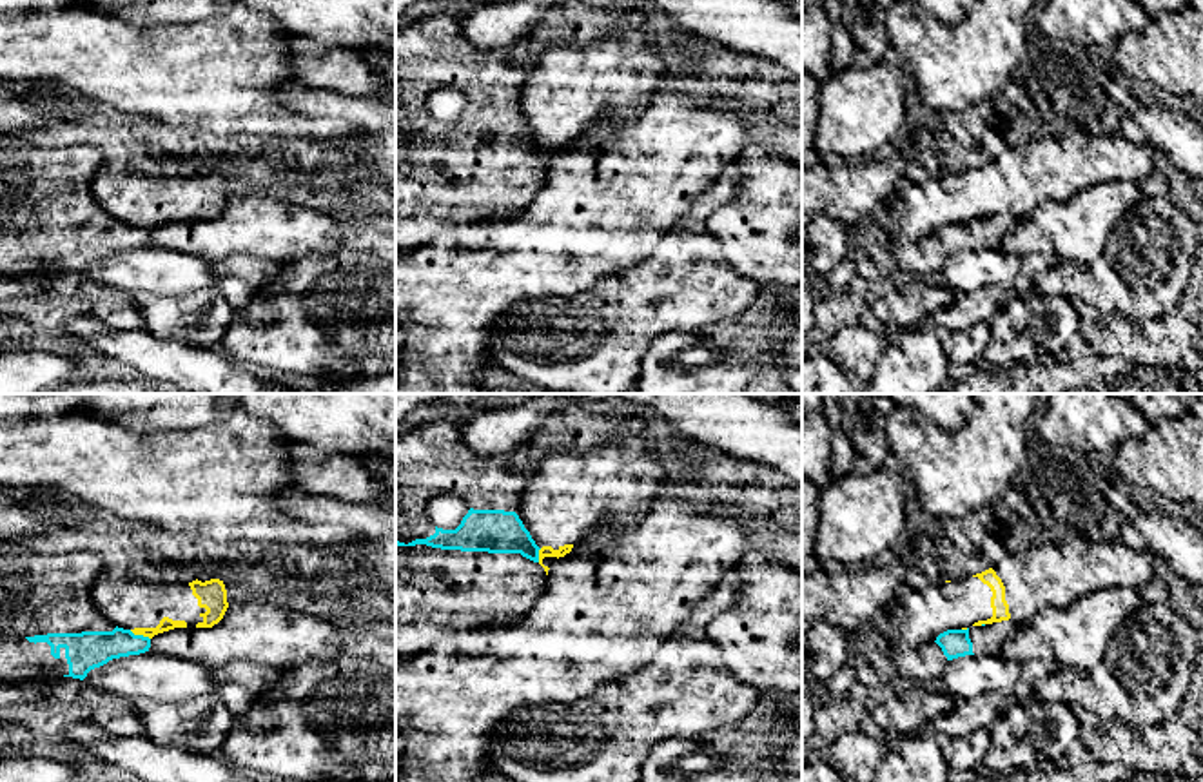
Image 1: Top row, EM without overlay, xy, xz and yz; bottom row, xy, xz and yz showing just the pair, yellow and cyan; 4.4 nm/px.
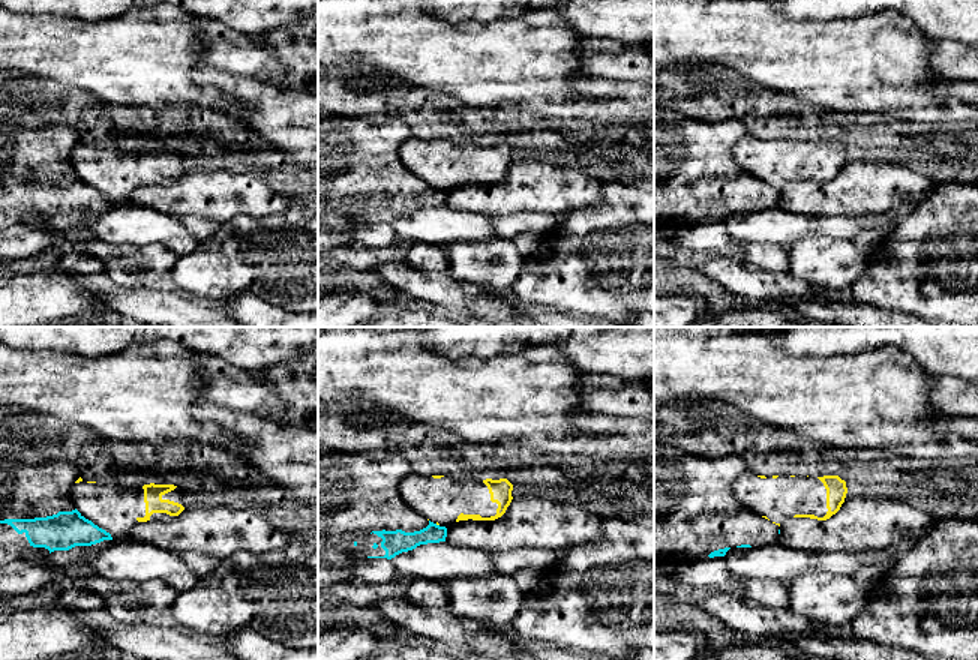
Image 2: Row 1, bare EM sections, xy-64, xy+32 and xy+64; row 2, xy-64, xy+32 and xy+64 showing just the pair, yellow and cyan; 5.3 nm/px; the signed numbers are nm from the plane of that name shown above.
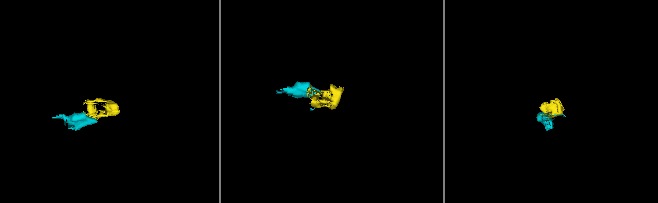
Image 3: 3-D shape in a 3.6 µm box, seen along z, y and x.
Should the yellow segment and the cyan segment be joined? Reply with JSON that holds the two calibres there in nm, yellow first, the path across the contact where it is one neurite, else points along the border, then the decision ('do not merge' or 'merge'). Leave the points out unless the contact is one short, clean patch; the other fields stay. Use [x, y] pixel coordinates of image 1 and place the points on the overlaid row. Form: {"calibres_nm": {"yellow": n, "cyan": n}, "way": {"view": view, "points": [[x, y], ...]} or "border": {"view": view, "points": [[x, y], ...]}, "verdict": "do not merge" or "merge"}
{"calibres_nm": {"yellow": 60, "cyan": 170}, "border": {"view": "xy", "points": [[129, 630], [149, 639]]}, "verdict": "do not merge"}

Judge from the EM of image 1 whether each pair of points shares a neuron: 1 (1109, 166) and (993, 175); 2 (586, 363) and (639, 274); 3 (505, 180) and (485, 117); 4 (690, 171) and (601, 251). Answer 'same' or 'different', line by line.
1: same
2: same
3: same
4: same

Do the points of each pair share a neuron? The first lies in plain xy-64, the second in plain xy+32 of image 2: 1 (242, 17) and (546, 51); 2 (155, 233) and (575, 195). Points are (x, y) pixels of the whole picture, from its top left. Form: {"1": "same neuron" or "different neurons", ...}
{"1": "different neurons", "2": "different neurons"}

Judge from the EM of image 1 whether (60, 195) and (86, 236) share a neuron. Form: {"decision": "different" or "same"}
{"decision": "same"}

